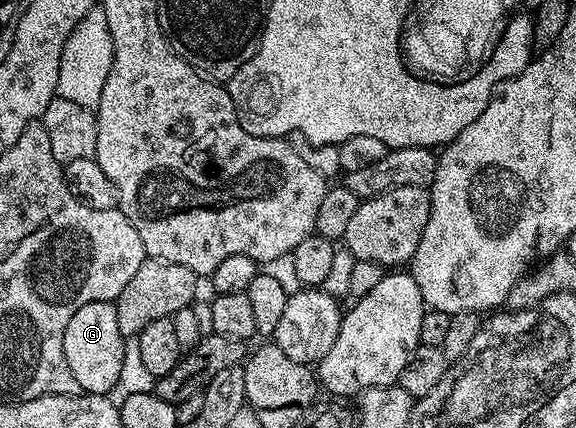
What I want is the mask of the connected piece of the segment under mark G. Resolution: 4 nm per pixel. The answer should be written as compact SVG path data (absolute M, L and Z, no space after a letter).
M113 302L86 303L86 307L78 307L78 311L74 311L70 323L66 323L64 350L66 363L70 363L70 371L74 379L78 379L83 392L103 397L112 390L114 383L118 383L125 340L122 331L118 331L118 311Z

